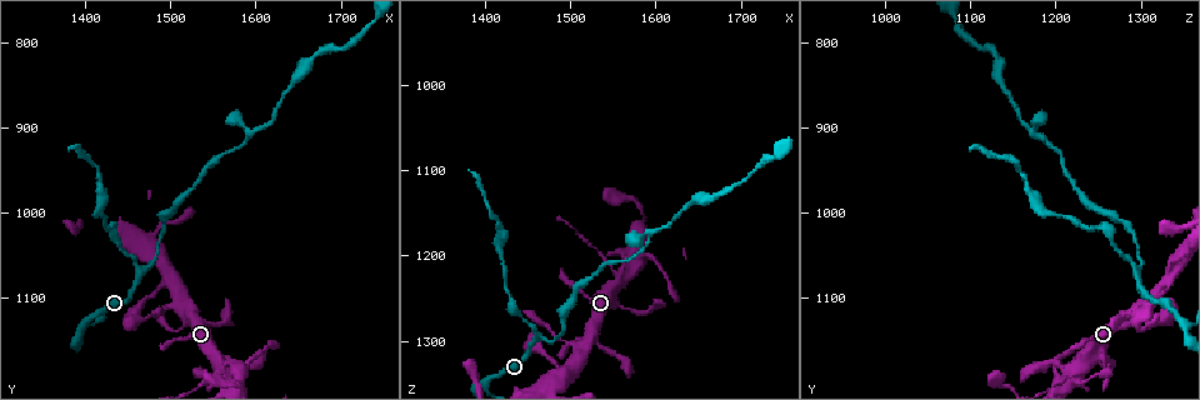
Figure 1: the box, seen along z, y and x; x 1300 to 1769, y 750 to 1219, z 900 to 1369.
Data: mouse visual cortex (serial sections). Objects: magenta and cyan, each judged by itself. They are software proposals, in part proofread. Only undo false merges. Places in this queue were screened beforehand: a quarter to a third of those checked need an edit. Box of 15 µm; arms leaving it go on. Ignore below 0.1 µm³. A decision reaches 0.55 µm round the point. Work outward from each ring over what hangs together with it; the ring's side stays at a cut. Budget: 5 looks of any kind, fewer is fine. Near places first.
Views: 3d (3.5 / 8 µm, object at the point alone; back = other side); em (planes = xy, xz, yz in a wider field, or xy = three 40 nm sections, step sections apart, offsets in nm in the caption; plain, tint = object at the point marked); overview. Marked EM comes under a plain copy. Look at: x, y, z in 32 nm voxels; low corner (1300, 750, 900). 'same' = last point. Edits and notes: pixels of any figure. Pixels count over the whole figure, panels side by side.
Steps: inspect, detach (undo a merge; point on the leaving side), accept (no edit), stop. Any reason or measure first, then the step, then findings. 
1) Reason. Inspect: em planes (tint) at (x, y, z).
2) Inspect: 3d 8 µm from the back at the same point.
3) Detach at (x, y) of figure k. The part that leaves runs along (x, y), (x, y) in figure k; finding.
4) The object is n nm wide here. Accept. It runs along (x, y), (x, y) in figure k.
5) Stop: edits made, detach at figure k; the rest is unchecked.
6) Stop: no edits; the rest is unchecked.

Sudden change in width. Inspect: 3d 3.5 µm at (1560, 1185, 1215).

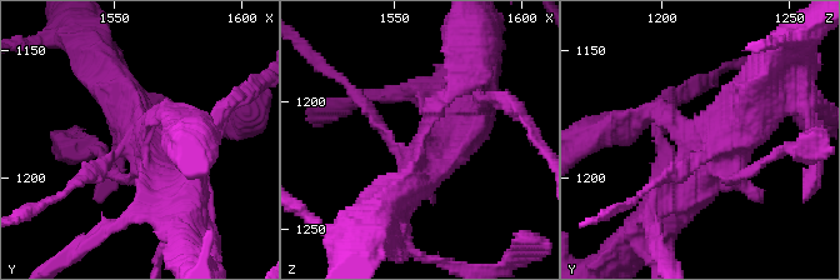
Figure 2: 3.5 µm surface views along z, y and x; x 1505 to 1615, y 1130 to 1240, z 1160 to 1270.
Inspect: em xy step 3 (tint) at (1561, 1187, 1216).

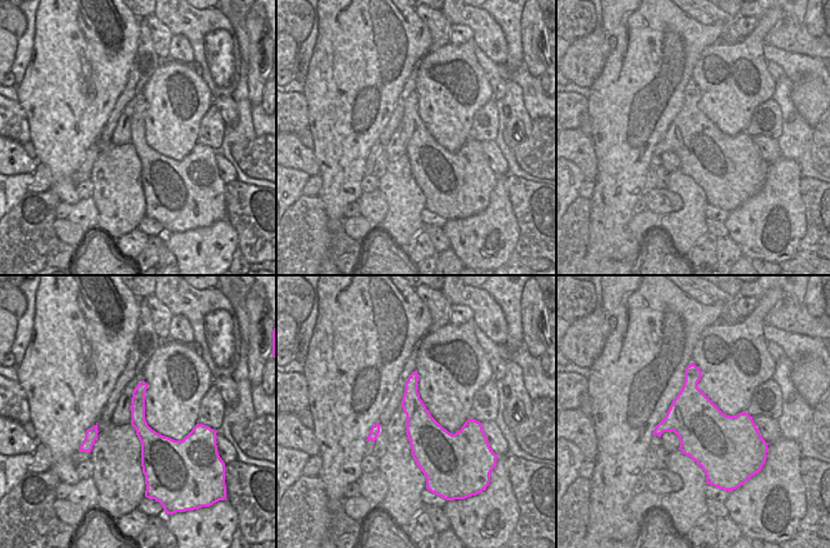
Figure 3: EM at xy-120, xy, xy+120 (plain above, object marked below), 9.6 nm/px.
Accept. It runs along (141, 385), (149, 467) in figure 3; continuous, no second cell.

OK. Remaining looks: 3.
A fork. Inspect: 3d 3.5 µm at (1460, 1080, 1295).

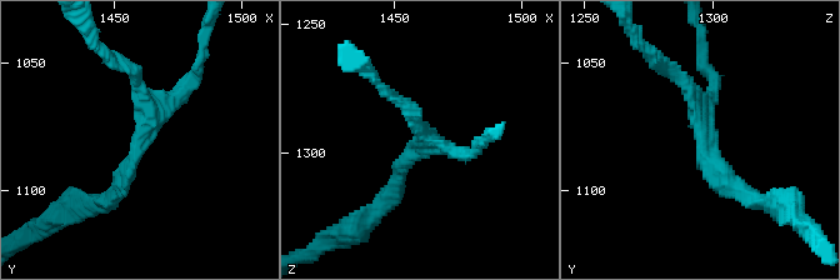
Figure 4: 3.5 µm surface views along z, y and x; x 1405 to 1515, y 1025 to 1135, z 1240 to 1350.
Now the EM. Inspect: em xy step 1 (tint) at (1461, 1080, 1298).

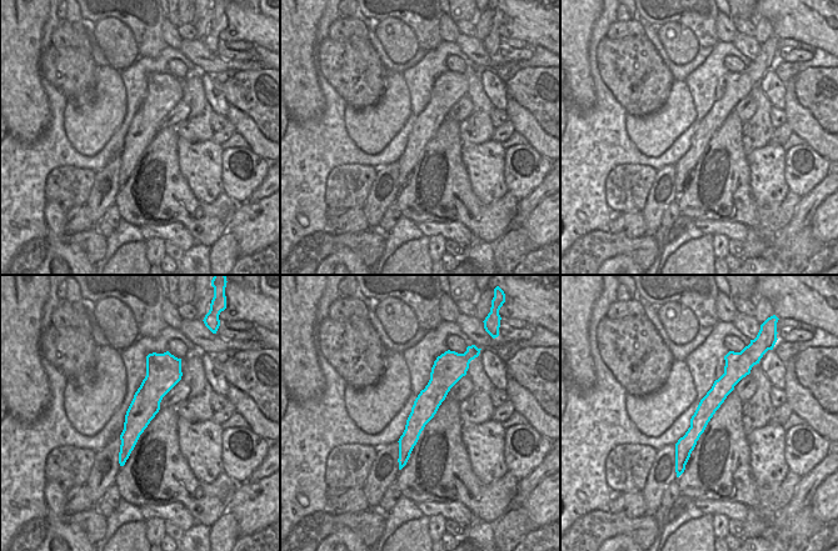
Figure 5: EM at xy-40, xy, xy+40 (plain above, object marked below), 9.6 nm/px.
The arms are 150, 200, 200 nm wide. Accept. It runs along (727, 369), (681, 465) in figure 5; all the same cell.

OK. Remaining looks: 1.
Stop: no edits; the rest is unchecked.

